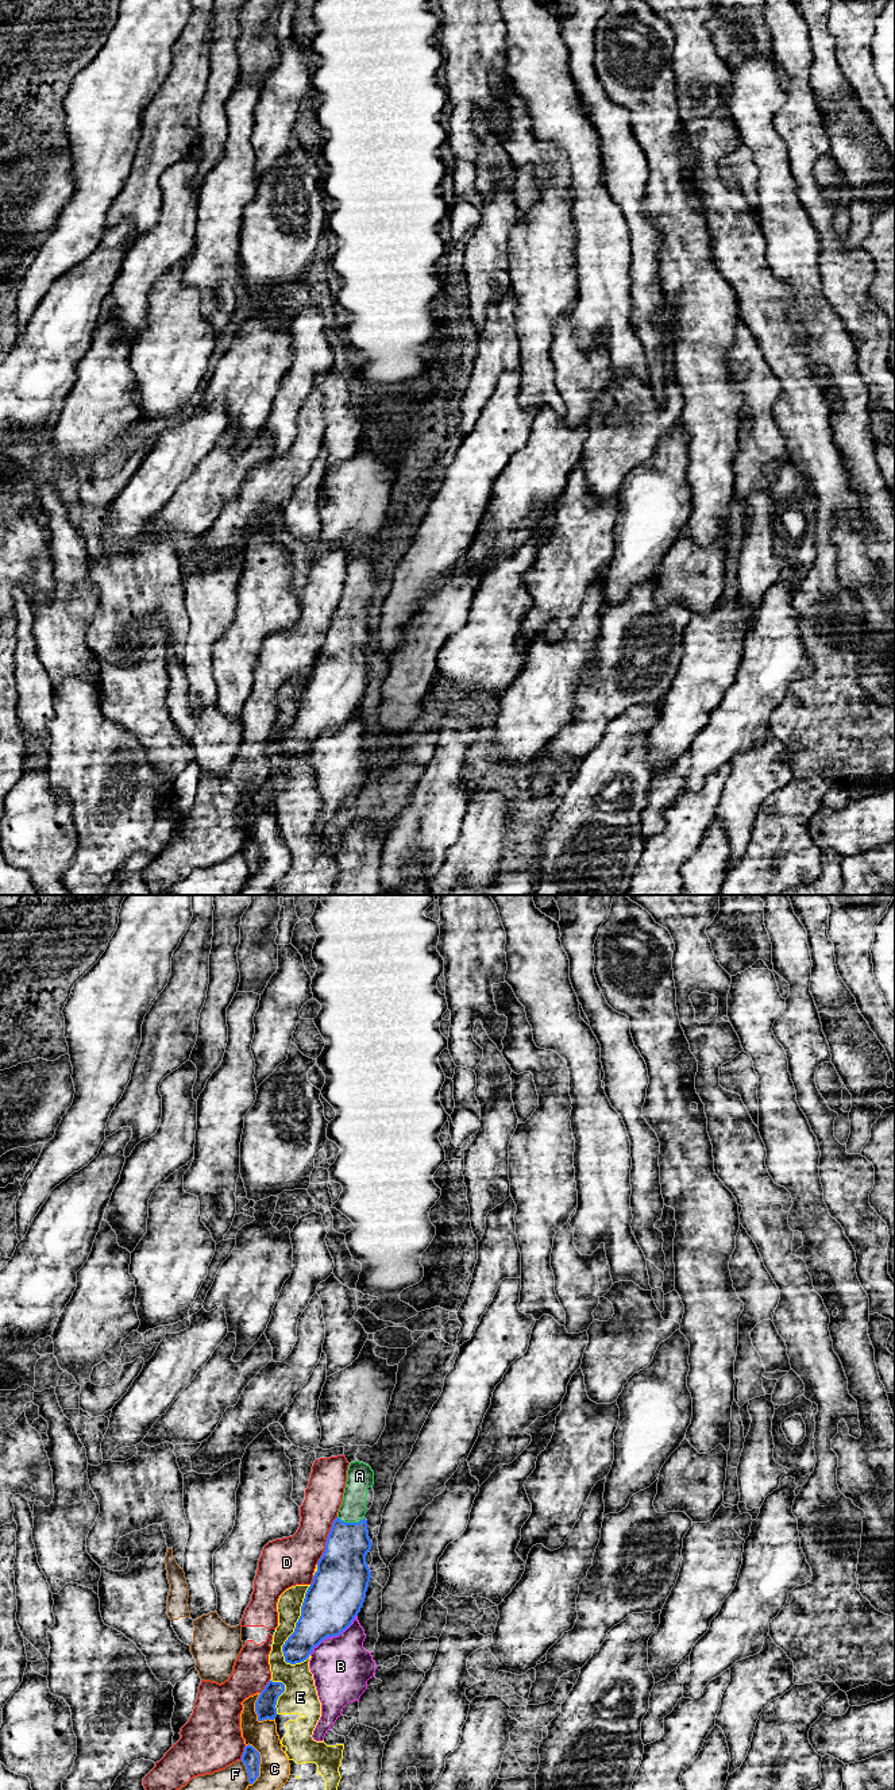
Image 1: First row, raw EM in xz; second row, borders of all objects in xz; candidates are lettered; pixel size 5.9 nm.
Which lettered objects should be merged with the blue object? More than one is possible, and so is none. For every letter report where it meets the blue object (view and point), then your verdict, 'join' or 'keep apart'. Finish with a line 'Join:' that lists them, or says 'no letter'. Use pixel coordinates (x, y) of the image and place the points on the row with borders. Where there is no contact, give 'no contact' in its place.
A: xz (351, 1523) | join
B: xz (334, 1635) | keep apart
C: xz (259, 1763) | keep apart
D: xz (327, 1540) | keep apart
E: xz (296, 1625) | keep apart
F: xz (247, 1771) | keep apart
Join: A

